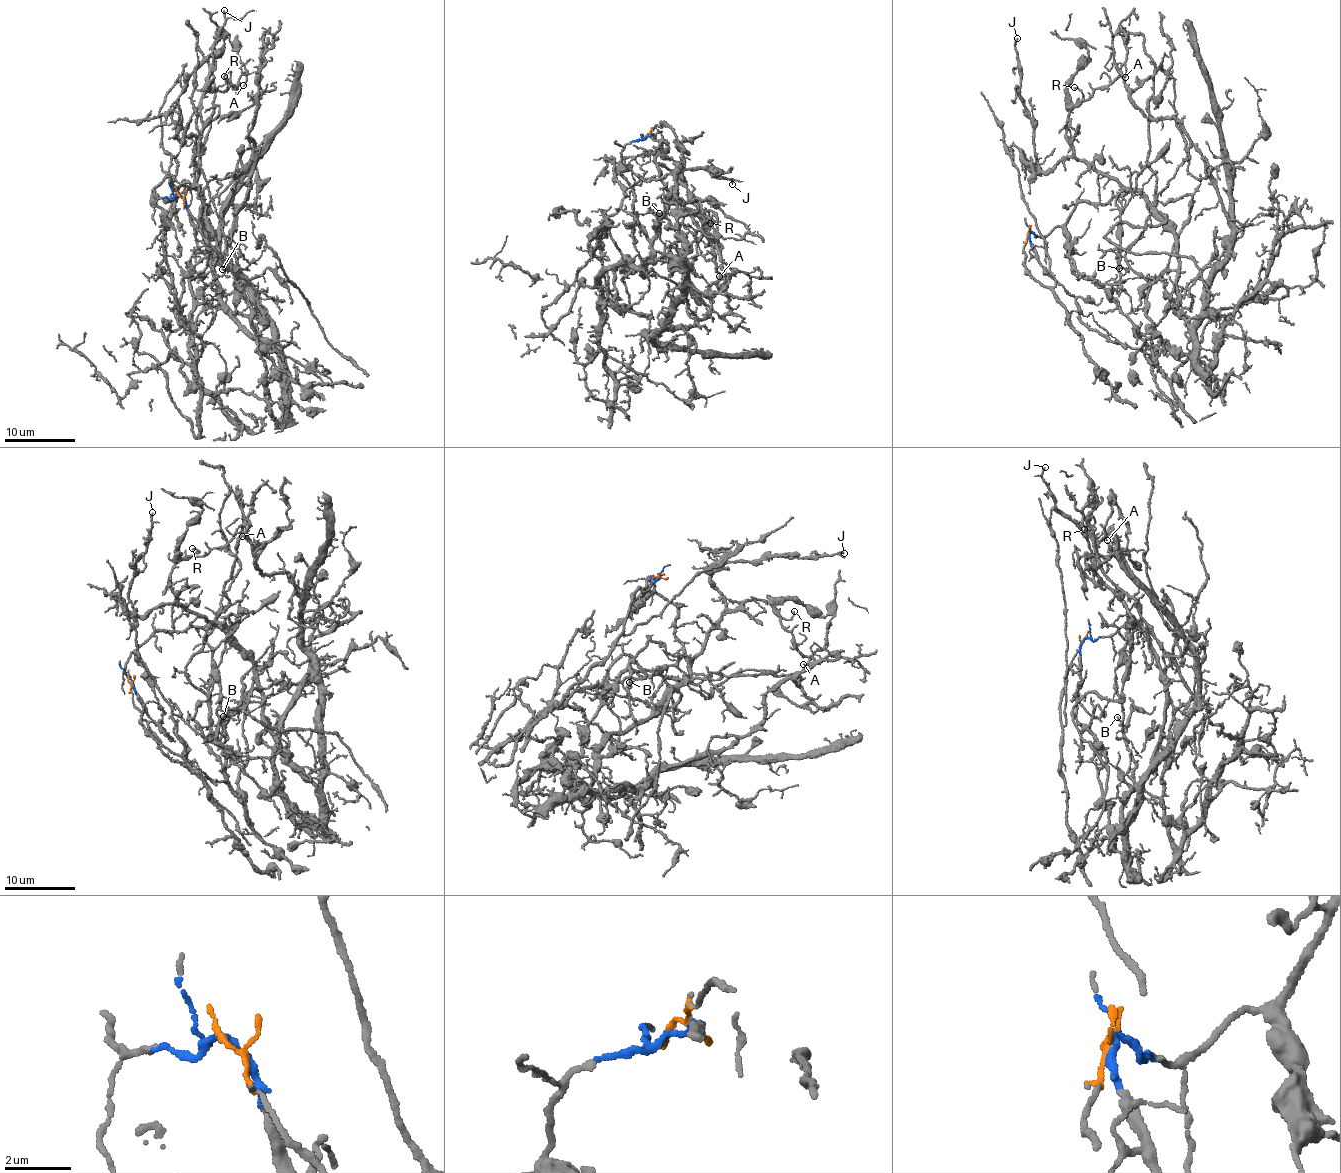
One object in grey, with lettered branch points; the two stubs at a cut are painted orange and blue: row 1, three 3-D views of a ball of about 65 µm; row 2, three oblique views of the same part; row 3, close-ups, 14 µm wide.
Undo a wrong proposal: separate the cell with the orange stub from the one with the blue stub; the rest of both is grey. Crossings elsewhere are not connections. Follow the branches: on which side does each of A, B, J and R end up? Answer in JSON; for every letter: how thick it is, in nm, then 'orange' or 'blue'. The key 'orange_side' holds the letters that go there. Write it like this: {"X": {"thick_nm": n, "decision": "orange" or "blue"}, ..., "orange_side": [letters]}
{"A": {"thick_nm": 100, "decision": "blue"}, "B": {"thick_nm": 100, "decision": "blue"}, "J": {"thick_nm": 190, "decision": "blue"}, "R": {"thick_nm": 120, "decision": "blue"}, "orange_side": []}

